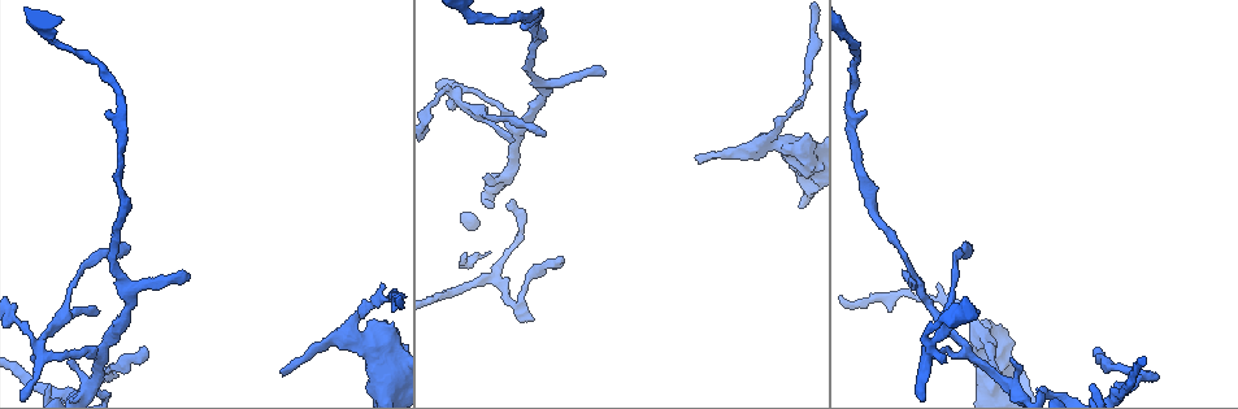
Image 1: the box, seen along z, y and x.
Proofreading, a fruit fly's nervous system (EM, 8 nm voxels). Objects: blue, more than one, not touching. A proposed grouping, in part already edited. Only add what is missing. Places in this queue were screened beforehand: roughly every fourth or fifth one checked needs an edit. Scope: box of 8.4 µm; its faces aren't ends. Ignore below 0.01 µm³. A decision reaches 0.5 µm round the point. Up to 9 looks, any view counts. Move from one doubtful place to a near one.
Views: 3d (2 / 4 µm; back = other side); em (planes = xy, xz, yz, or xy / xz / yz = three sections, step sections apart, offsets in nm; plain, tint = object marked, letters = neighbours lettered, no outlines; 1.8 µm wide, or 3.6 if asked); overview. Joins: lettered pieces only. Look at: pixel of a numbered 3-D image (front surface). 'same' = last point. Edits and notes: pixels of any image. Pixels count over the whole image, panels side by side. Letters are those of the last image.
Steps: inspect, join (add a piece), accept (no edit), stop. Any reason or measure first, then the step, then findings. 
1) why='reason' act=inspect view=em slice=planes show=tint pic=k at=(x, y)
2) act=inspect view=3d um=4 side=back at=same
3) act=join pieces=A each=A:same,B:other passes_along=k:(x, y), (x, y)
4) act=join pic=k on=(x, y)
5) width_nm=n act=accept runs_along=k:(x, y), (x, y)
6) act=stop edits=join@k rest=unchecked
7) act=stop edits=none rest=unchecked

why='an open end' act=inspect view=em um=3.6 slice=xy step=8 show=letters pic=1 at=(145, 350)

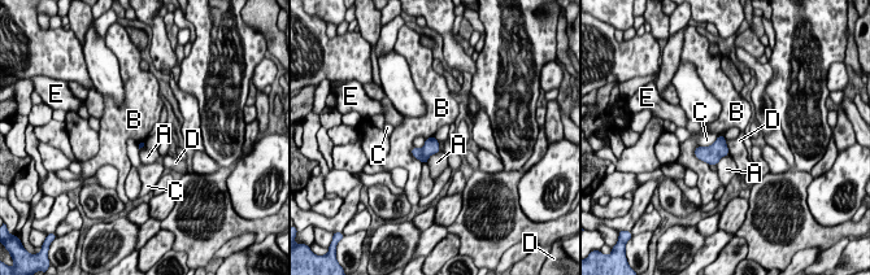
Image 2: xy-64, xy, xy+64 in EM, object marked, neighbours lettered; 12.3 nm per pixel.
act=accept each=A:other,B:other,C:other,D:other,E:other border=2:(697, 145), (695, 155), (709, 164) found='no lettered piece goes on from it'

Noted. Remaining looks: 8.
why='tapers out' act=inspect view=3d um=4 side=back pic=1 at=(188, 275)

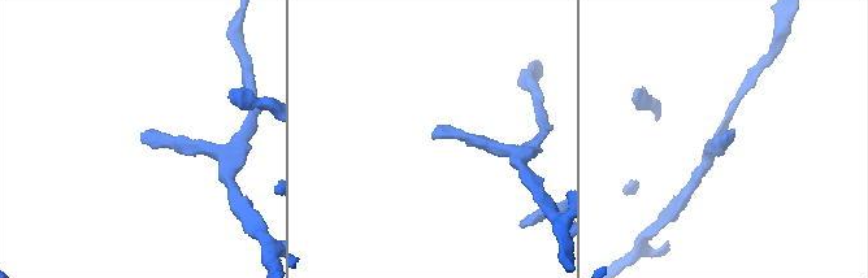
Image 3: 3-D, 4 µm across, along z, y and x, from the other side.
act=inspect view=em slice=planes show=plain pic=3 at=(143, 134)

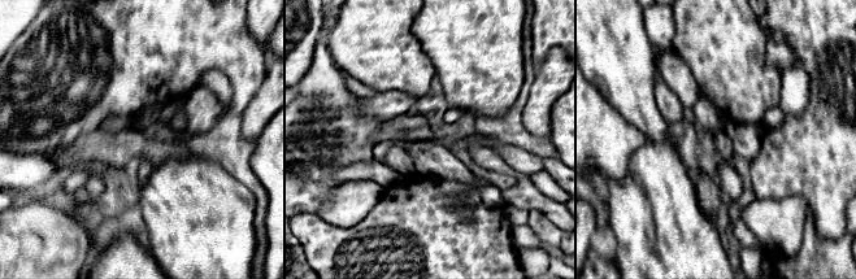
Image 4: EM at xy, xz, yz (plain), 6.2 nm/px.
act=inspect view=em slice=planes show=letters at=same

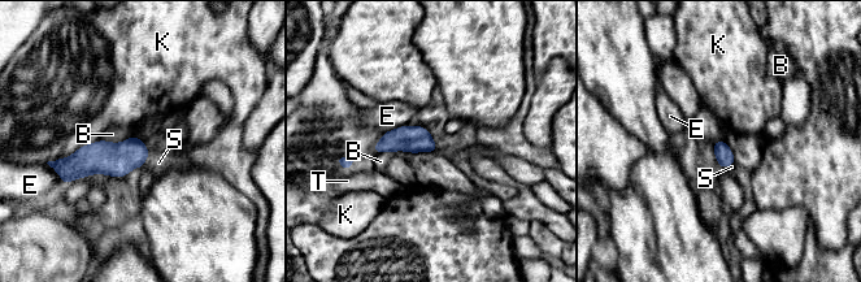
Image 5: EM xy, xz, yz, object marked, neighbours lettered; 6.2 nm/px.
act=join pieces=S each=B:other,E:other,K:other,S:same,T:other found='the neuron continues'

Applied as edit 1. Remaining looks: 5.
act=inspect view=overview

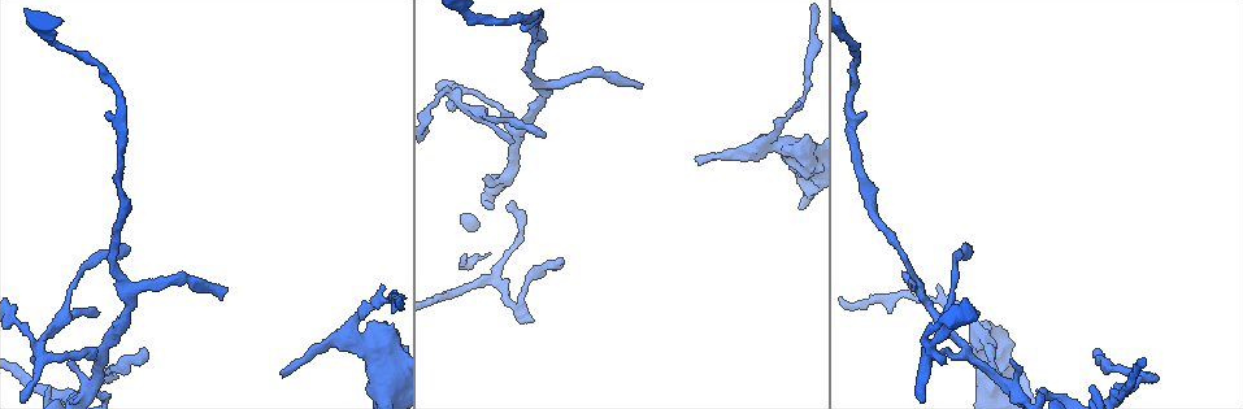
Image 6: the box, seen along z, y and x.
why='thin end' act=inspect view=em slice=planes show=letters pic=6 at=(972, 247)

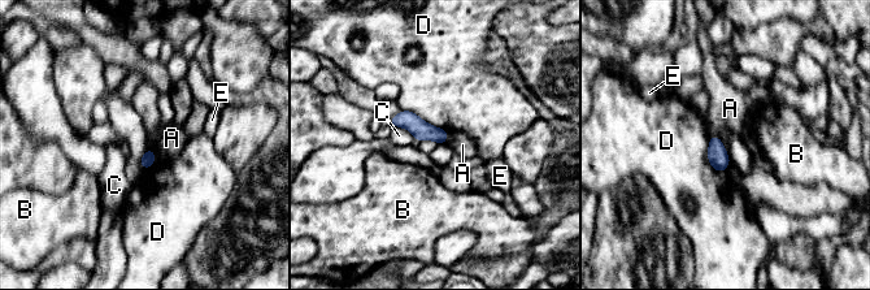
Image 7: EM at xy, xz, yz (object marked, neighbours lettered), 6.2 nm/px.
longest_contact=D:320nm act=accept each=A:other,B:other,C:other,D:other,E:other runs_along=7:(394, 118), (409, 120), (443, 141) found='none of them fits'

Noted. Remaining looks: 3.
why='arms part here' act=inspect view=3d um=2 pic=6 at=(62, 318)

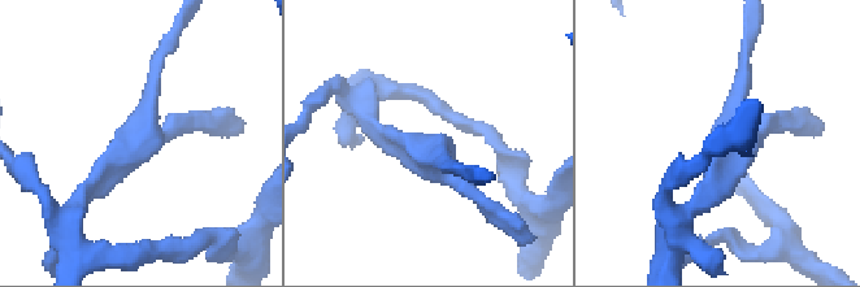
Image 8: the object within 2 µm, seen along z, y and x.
act=inspect view=em slice=yz step=4 show=plain pic=8 at=(433, 160)

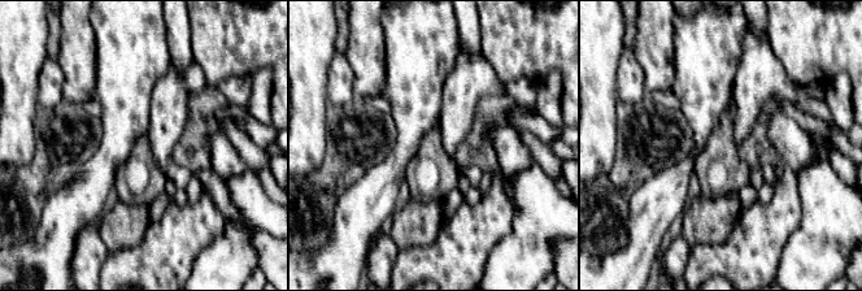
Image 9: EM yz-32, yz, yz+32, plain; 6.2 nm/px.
act=inspect view=em slice=yz step=4 show=letters at=same

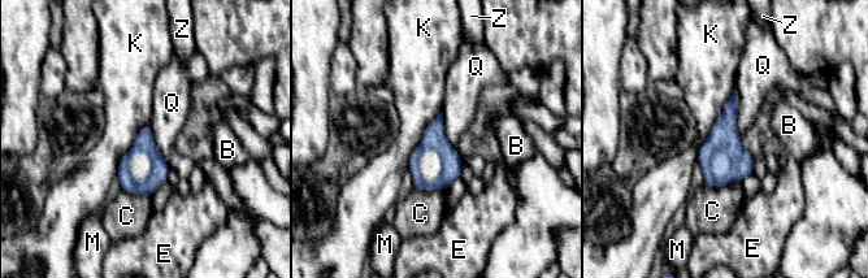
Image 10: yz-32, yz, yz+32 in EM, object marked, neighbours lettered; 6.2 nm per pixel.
act=accept each=B:other,C:other,E:other,K:other,M:other,Q:other,Z:other border=10:(442, 112), (443, 131), (461, 164) found='none of them fits'

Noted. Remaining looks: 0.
act=stop edits=join@5 rest=unchecked

